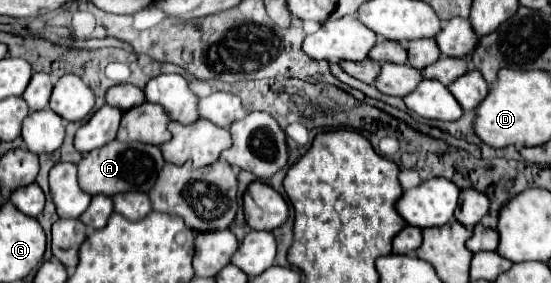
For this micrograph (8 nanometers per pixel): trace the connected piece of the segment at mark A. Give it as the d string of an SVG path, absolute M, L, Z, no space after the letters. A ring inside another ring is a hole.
M115 139L83 155L83 159L77 165L79 185L89 195L109 195L109 197L123 191L149 191L155 185L157 175L163 169L163 165L165 165L165 159L159 147Z

